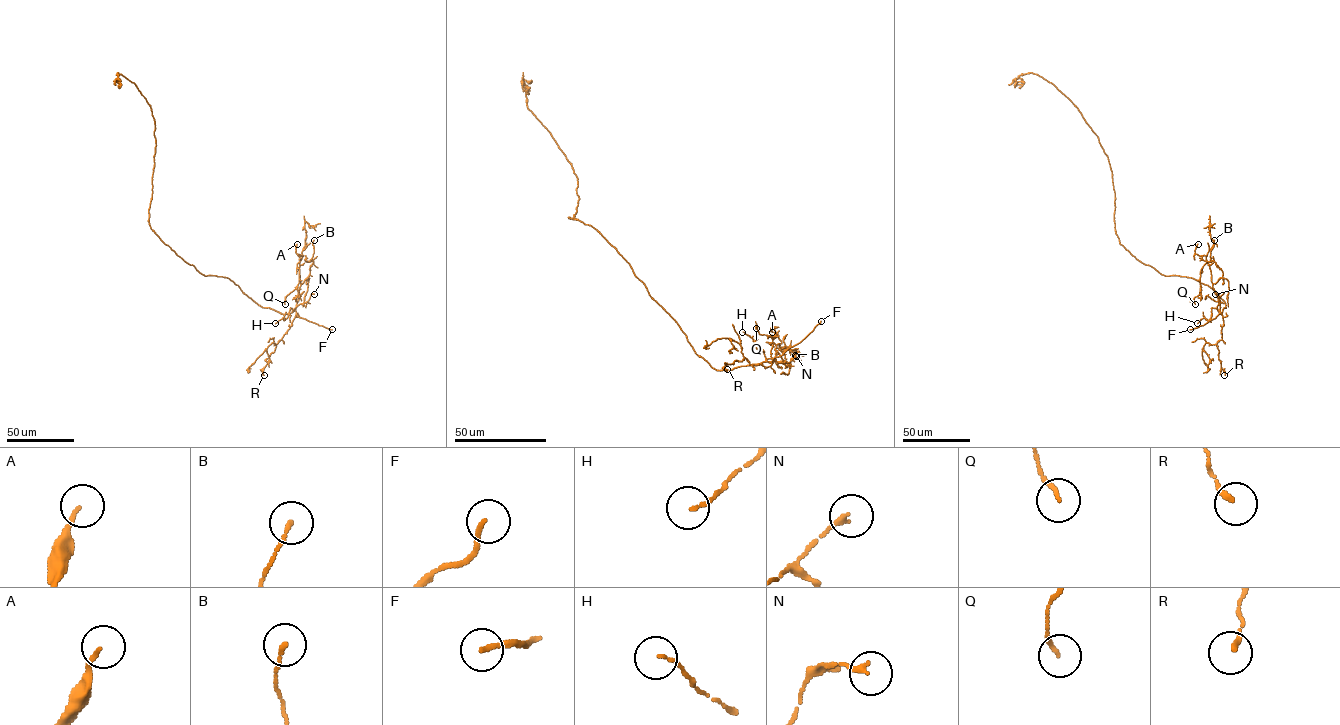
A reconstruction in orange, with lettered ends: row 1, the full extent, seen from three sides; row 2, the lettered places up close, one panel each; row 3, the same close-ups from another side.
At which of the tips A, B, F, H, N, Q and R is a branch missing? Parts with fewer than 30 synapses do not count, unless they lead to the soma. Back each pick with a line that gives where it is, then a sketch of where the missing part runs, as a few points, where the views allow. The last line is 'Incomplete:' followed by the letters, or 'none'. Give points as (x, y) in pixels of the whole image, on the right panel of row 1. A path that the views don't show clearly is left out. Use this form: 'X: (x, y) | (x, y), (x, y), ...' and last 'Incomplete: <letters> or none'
F: (1190, 329)
Incomplete: F

